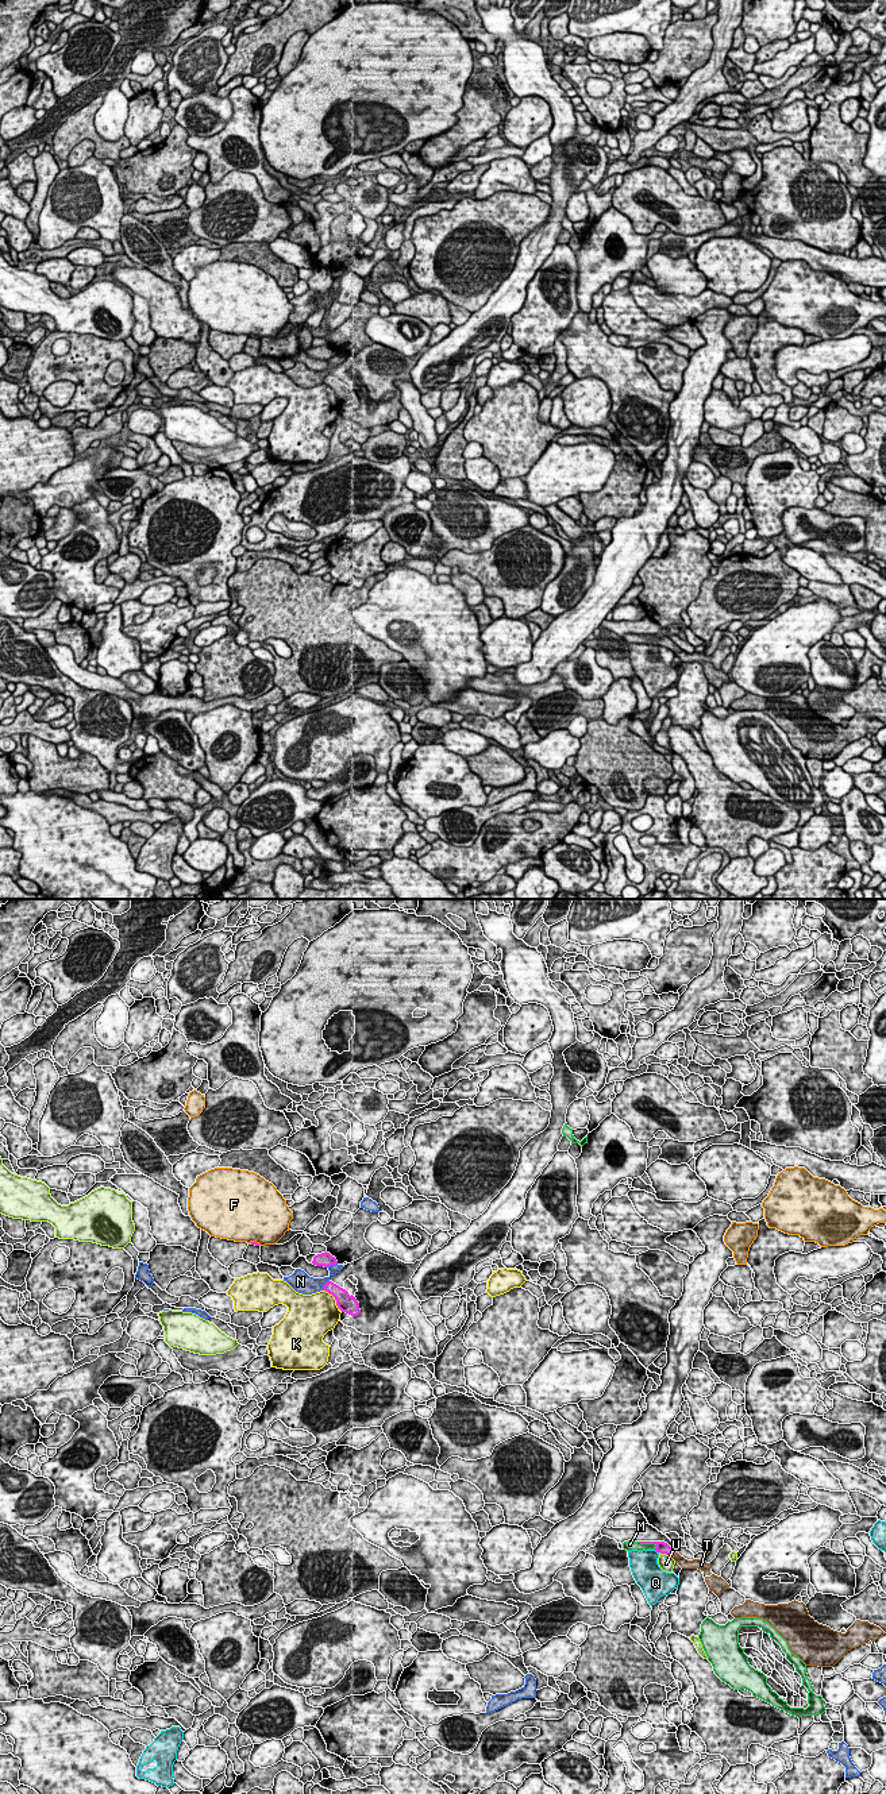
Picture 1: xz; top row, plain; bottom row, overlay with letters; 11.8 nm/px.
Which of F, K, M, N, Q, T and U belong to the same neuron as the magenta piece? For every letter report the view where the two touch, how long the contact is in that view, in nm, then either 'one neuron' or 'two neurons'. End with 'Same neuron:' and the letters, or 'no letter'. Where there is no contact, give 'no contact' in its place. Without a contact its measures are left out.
F: xz | 150 nm | two neurons
K: xz | 340 nm | two neurons
M: xz | 220 nm | two neurons
N: xz | 140 nm | two neurons
Q: xz | 70 nm | two neurons
T: xz | 80 nm | one neuron
U: xz | 180 nm | two neurons
Same neuron: T

